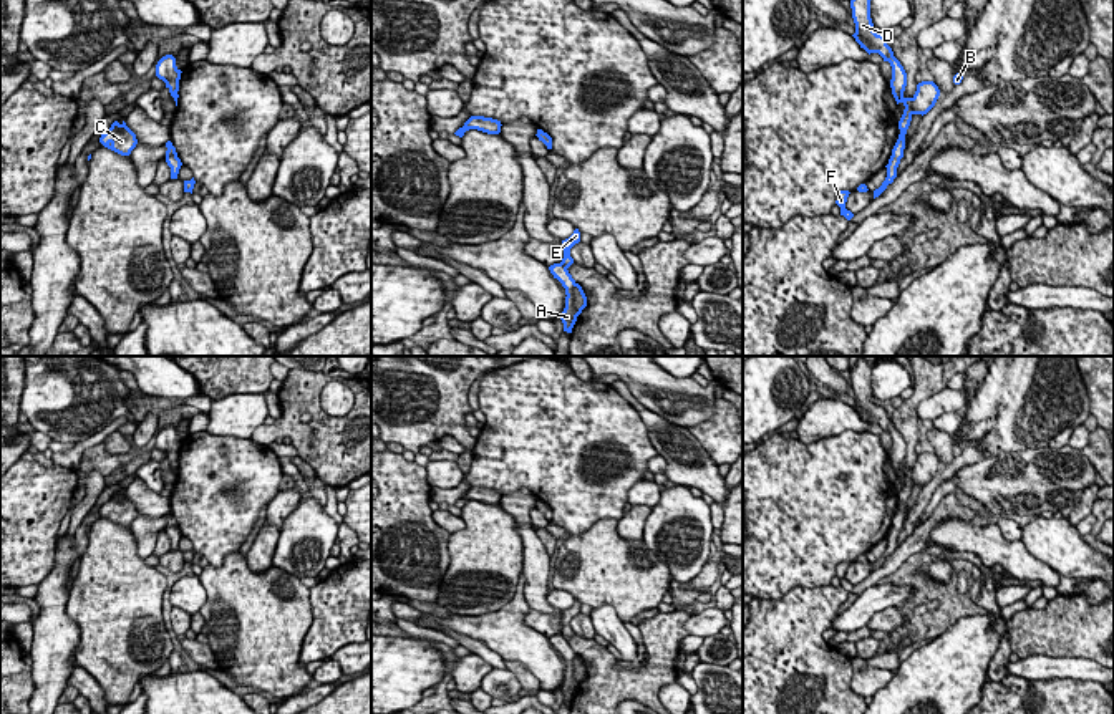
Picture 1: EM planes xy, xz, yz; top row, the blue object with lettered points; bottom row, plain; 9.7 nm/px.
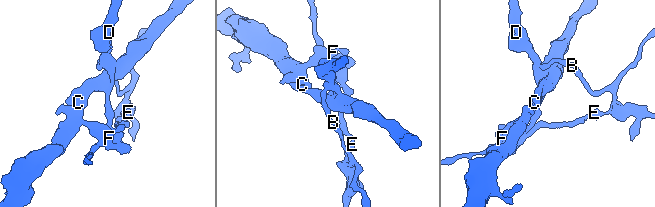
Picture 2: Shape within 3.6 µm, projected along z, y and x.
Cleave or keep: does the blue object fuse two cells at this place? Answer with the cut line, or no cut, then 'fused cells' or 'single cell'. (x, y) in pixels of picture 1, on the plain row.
xz (576, 655), (574, 683), (577, 686) | fused cells

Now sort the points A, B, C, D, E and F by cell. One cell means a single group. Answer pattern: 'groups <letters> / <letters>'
groups A B D / C E F

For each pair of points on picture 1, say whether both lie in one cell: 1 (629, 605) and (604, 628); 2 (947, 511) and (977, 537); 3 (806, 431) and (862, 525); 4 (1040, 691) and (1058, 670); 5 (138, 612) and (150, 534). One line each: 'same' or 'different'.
1: different
2: different
3: different
4: different
5: different

